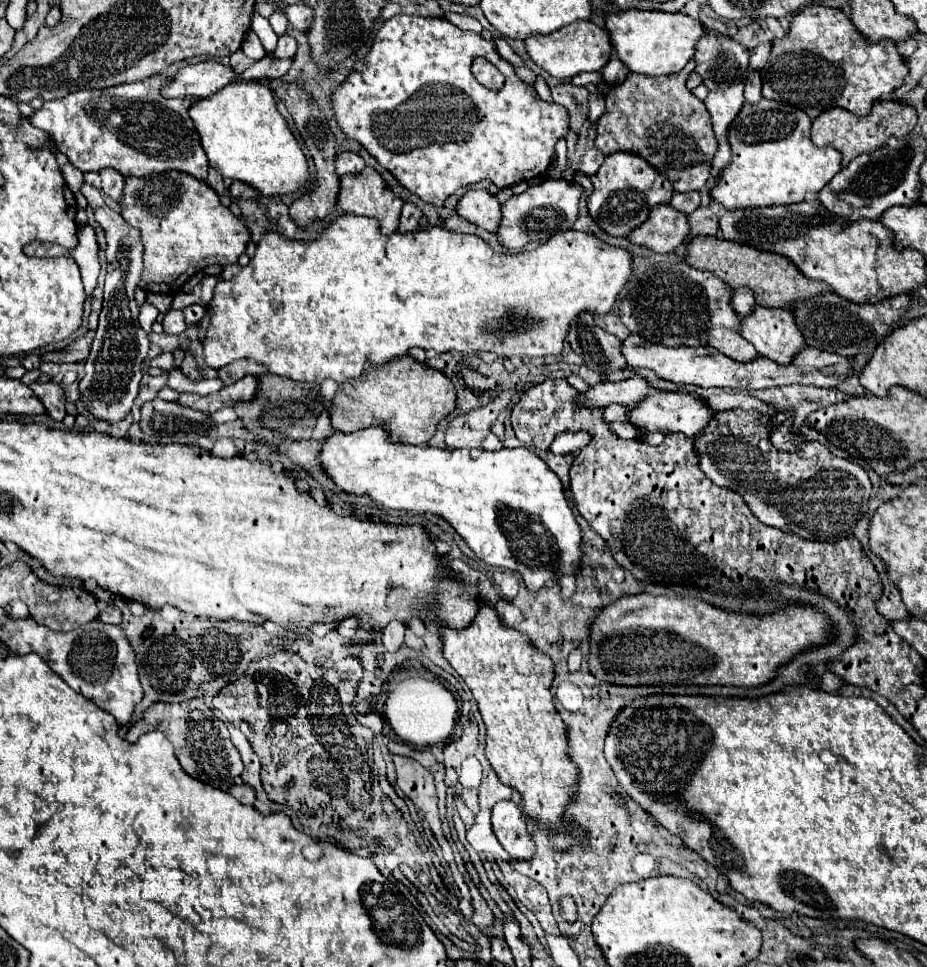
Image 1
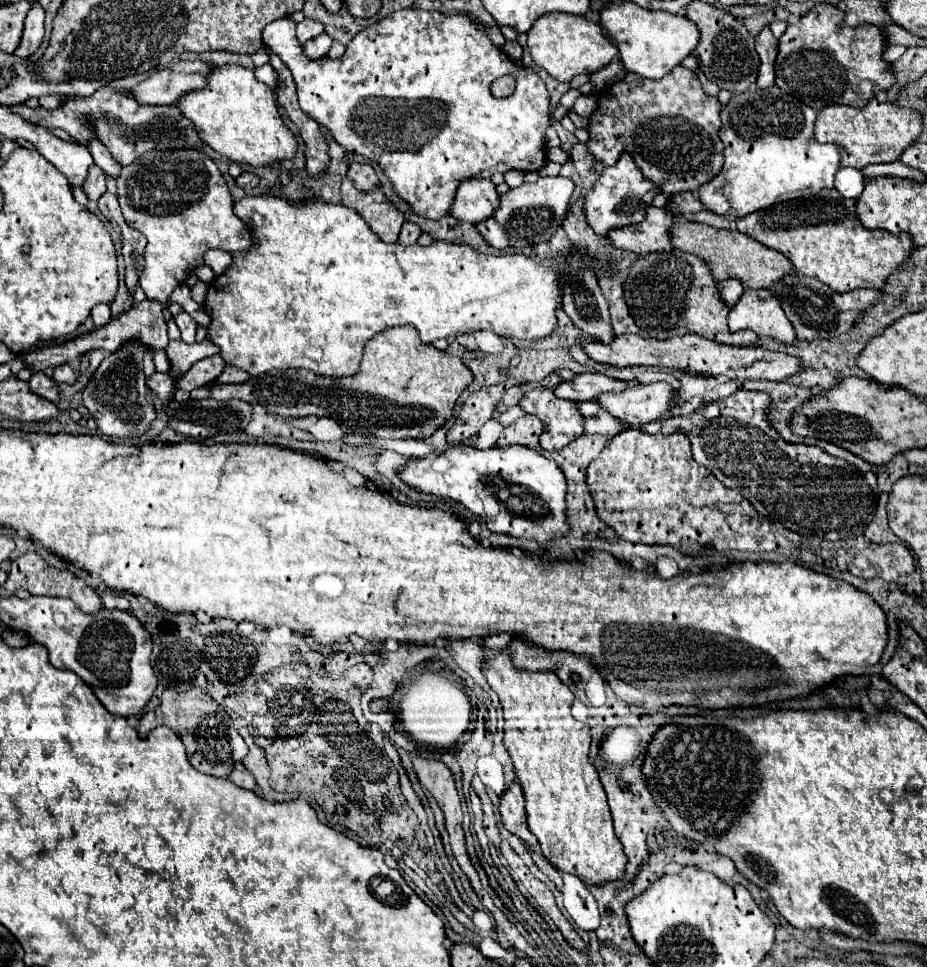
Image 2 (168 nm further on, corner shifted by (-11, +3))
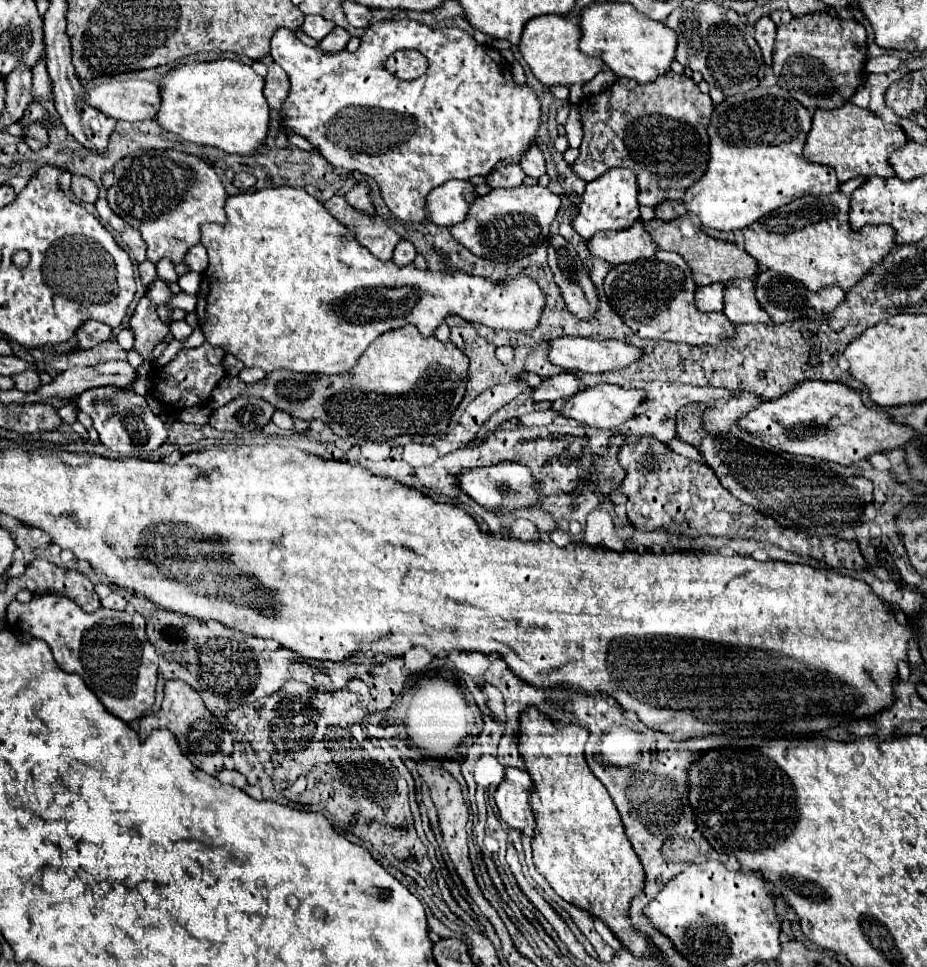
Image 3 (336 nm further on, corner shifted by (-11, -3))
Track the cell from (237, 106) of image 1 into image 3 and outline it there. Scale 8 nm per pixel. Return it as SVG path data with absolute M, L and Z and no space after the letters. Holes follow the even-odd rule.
M218 59L218 61L188 61L176 67L170 75L160 81L162 93L162 107L156 115L156 121L180 135L186 141L198 145L210 145L230 155L254 155L268 137L270 129L270 109L262 95L264 79L252 71L250 65L244 65L234 59Z

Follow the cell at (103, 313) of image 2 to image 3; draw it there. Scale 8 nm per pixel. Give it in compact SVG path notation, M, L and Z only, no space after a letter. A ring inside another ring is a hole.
M86 321L78 331L76 331L76 337L78 337L78 347L80 349L90 349L102 341L108 341L110 339L110 333L112 333L112 327L106 325L106 323L100 323L100 321Z

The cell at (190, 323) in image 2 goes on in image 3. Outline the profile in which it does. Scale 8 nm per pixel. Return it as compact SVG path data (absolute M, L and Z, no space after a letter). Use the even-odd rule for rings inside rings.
M172 321L172 323L170 323L170 333L174 335L174 339L184 341L184 339L190 337L192 327L190 327L186 321Z

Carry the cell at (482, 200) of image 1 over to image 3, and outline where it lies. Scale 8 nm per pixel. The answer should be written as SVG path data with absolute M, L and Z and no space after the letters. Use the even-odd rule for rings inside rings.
M446 181L428 195L428 219L436 225L452 227L466 219L476 199L476 185L470 181Z

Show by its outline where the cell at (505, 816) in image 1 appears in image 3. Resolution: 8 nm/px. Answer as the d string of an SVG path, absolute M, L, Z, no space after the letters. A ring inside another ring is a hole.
M506 769L506 777L494 793L496 807L500 811L502 821L518 831L534 829L534 817L528 807L528 789L532 787L532 779L522 769Z

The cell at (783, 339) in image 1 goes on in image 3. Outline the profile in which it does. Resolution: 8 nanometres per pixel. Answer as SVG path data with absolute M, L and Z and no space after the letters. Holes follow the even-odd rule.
M734 279L728 283L724 295L724 315L736 325L772 323L768 313L758 305L758 299L754 297L752 279Z

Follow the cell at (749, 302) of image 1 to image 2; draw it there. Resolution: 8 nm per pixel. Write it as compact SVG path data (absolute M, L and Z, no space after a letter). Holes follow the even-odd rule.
M726 279L726 281L718 283L718 297L728 307L732 307L732 303L736 303L740 299L742 291L744 291L744 287L742 287L742 283L738 283L738 279Z

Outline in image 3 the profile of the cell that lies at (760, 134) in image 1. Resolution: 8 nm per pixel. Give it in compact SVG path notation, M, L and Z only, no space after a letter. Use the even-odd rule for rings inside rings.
M778 85L756 87L748 93L726 97L726 101L714 109L708 125L708 169L682 197L686 209L698 215L706 227L738 231L792 199L836 191L838 181L830 165L802 159L810 125L812 117L808 109Z

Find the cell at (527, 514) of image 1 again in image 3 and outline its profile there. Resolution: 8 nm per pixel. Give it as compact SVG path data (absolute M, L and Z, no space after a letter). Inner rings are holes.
M500 461L488 467L462 469L454 479L462 493L496 515L506 515L522 507L534 507L540 501L540 481L530 473L530 469L526 469L526 465L518 461Z

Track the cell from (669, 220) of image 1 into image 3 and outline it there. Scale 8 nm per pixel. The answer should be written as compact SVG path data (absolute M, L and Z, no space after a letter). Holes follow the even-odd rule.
M640 219L630 229L624 231L602 231L596 233L588 241L590 253L596 257L618 265L618 263L632 263L640 259L650 259L658 245L654 245L654 239L644 229L644 221Z

